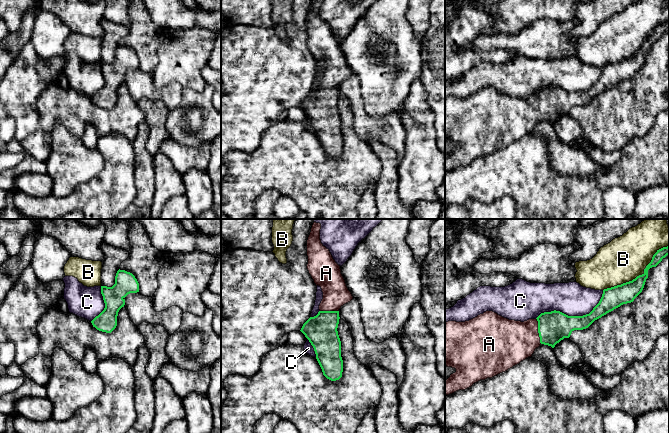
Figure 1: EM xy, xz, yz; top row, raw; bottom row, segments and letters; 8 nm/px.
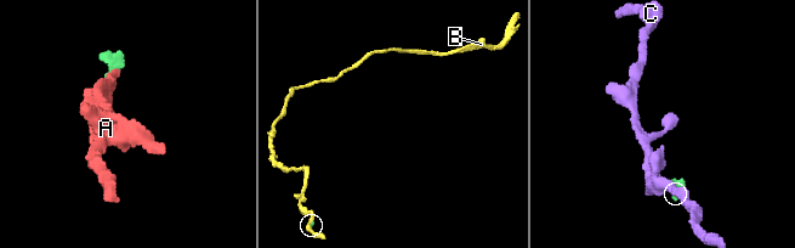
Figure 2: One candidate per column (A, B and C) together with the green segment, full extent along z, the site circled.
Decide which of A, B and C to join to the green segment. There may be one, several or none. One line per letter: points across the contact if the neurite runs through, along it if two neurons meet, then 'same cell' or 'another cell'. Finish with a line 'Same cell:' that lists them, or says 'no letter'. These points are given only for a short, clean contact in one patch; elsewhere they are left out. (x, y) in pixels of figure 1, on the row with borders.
A: across yz (554, 326), (538, 331), (519, 340), (509, 342) | same cell
B: another cell
C: another cell
Same cell: A

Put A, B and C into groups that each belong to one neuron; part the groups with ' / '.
A / B / C

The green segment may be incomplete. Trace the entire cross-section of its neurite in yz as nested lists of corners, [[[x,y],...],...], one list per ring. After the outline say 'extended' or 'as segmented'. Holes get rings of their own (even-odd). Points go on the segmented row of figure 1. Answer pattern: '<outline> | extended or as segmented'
[[[669,246],[657,250],[642,275],[632,281],[604,289],[599,303],[589,314],[583,316],[568,316],[554,310],[541,313],[536,319],[521,322],[509,320],[493,311],[486,311],[469,321],[445,322],[445,366],[456,369],[456,372],[445,381],[445,396],[507,371],[531,357],[541,344],[554,348],[561,340],[569,338],[574,330],[586,329],[607,313],[623,304],[633,302],[644,288],[648,270],[656,267],[667,255],[669,255]]] | extended

